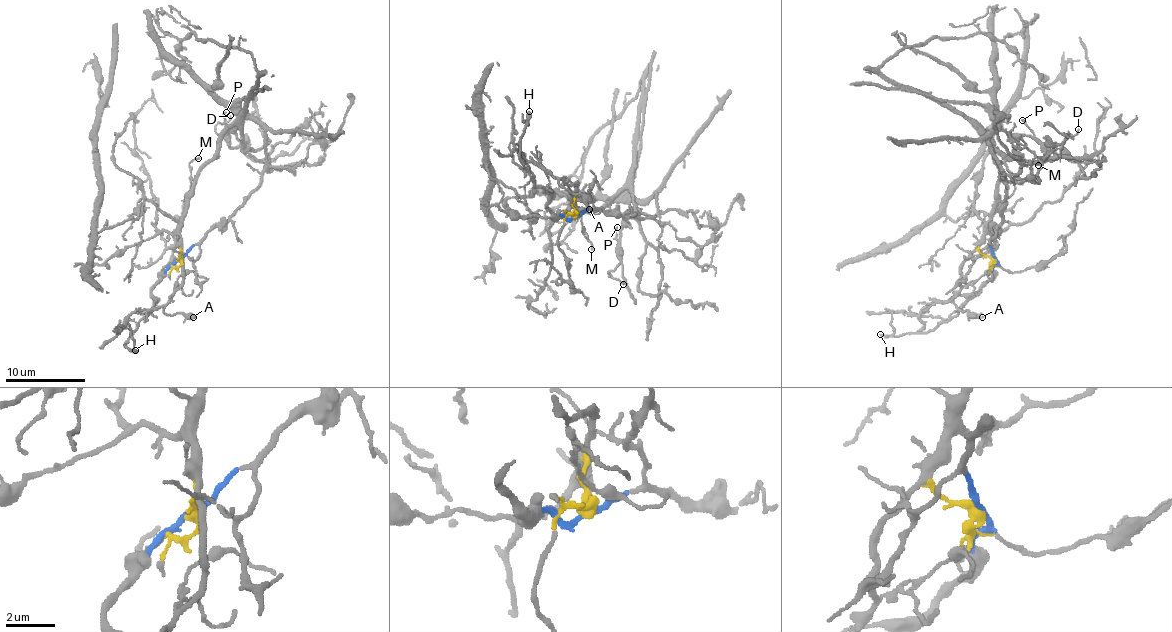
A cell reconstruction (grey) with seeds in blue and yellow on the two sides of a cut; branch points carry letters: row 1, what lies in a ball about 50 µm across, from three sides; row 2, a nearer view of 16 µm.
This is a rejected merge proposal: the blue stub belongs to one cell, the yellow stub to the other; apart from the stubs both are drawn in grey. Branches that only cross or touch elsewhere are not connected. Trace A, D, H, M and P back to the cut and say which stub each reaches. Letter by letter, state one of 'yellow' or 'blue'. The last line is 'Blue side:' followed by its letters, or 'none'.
A: yellow
D: blue
H: blue
M: yellow
P: blue
Blue side: D, H, P

